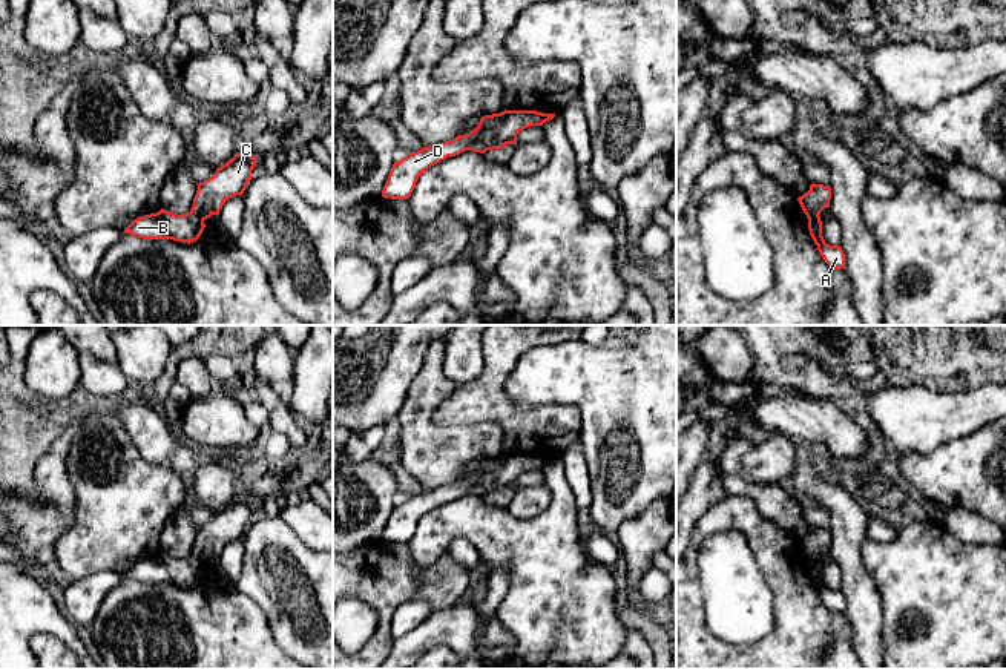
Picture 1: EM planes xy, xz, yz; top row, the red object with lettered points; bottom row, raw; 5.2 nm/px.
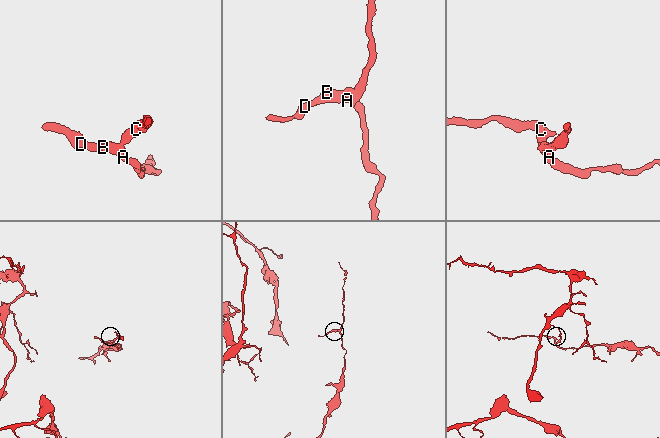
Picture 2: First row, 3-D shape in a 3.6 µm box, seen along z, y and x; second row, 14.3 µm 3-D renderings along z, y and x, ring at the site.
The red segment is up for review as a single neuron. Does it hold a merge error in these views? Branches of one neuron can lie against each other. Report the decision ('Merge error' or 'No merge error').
Merge error

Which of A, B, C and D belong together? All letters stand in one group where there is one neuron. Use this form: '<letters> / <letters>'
A B D / C

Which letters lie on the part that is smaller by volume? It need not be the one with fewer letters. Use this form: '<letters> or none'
C

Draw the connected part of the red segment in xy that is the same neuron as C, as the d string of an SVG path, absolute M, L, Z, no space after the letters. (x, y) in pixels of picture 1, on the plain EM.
M242 493L218 511L209 523L198 528L190 554L202 563L219 559L227 543L244 537L255 509L256 502Z

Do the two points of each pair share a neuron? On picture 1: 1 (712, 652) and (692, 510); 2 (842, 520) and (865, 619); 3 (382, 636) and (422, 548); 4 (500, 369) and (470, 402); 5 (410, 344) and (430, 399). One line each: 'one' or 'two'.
1: two
2: one
3: two
4: one
5: two

